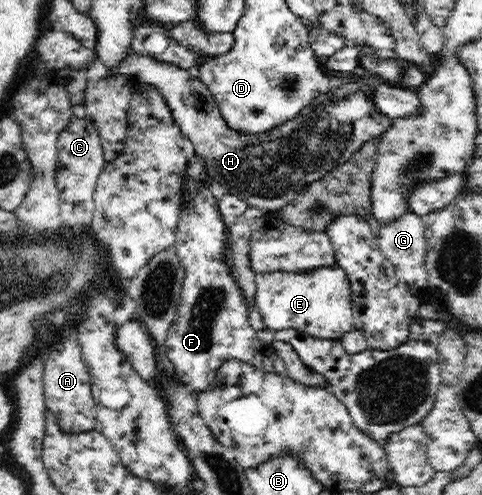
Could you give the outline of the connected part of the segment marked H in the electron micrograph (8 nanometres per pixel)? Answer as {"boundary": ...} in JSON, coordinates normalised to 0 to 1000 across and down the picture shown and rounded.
{"boundary":[[[268,109],[234,141],[205,123],[185,129],[178,139],[185,164],[226,158],[230,147],[255,149],[278,164],[328,176],[380,275],[402,291],[407,311],[427,333],[434,362],[454,368],[467,392],[494,396],[519,418],[544,428],[587,420],[612,404],[639,372],[720,327],[766,283],[788,281],[795,267],[811,259],[813,238],[770,206],[770,166],[753,170],[753,182],[766,182],[766,194],[749,182],[718,196],[666,188],[608,242],[560,265],[521,271],[488,265],[471,253],[471,244],[463,244],[434,176],[396,141],[334,125],[313,111],[284,109]]]}

